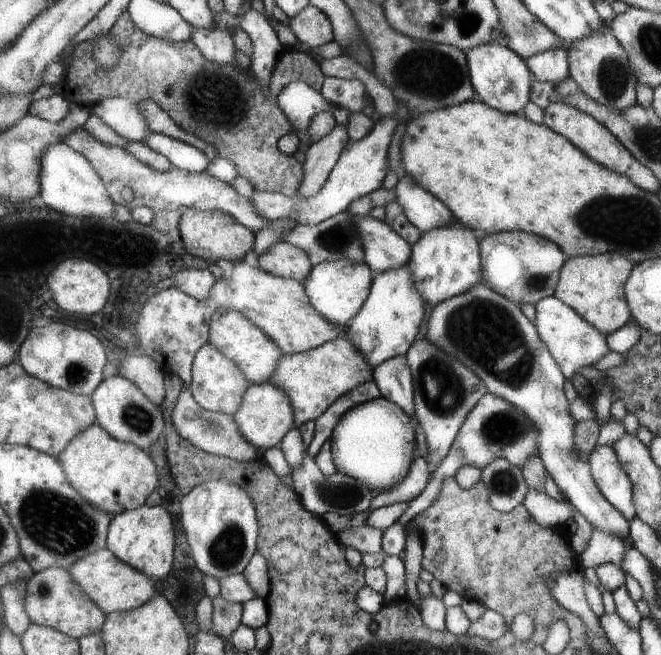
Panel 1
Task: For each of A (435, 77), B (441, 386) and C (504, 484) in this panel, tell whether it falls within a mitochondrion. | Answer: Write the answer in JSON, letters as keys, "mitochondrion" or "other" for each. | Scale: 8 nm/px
{"A":"mitochondrion","B":"mitochondrion","C":"mitochondrion"}

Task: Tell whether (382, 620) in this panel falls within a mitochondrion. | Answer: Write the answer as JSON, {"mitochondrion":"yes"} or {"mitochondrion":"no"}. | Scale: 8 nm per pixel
{"mitochondrion":"no"}

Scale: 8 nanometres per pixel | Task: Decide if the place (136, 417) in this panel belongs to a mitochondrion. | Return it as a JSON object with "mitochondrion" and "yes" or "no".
{"mitochondrion":"yes"}

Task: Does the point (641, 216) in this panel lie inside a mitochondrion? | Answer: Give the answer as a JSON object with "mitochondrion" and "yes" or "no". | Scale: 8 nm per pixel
{"mitochondrion":"yes"}

